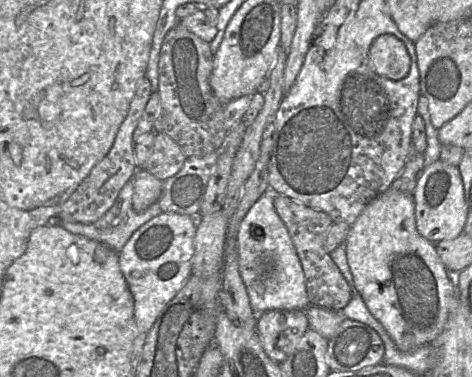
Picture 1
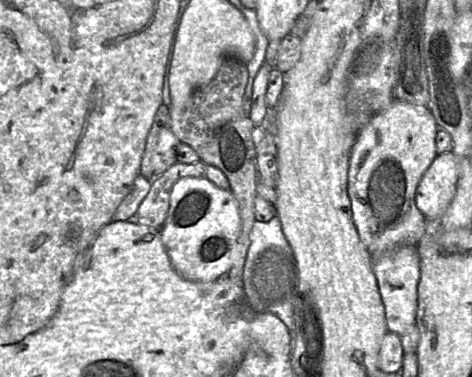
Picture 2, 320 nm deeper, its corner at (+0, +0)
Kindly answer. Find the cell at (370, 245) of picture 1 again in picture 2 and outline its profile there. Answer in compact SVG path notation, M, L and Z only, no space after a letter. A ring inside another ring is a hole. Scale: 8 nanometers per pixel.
M395 100L358 133L348 170L348 195L359 237L374 259L401 245L417 246L427 219L416 206L419 181L435 157L438 126L429 107Z

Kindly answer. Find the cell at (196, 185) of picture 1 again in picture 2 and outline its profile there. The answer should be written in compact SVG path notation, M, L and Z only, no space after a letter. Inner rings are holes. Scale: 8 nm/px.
M203 162L174 163L165 172L151 180L151 188L131 220L141 225L161 229L168 213L170 192L173 185L183 177L204 176L205 164Z

